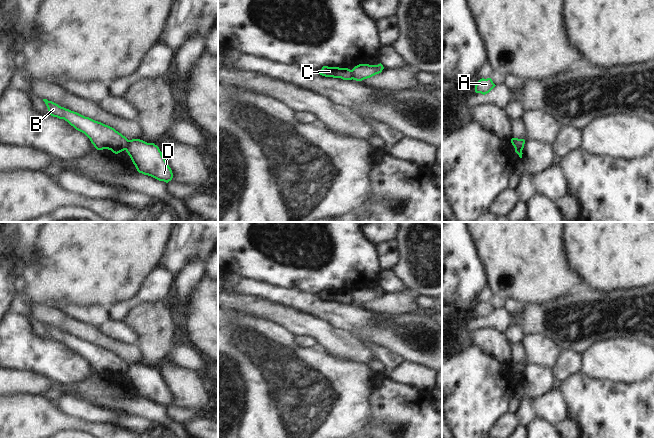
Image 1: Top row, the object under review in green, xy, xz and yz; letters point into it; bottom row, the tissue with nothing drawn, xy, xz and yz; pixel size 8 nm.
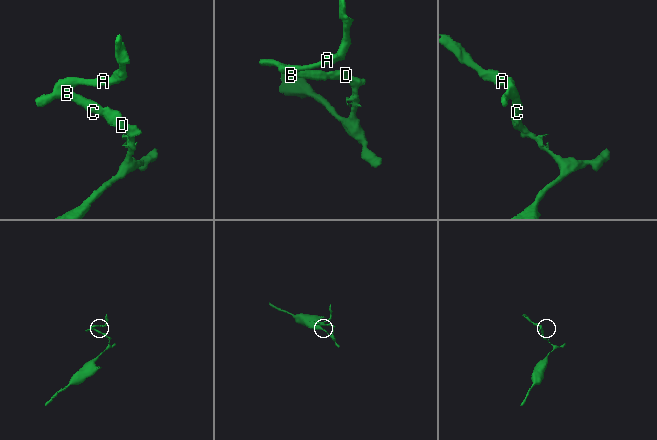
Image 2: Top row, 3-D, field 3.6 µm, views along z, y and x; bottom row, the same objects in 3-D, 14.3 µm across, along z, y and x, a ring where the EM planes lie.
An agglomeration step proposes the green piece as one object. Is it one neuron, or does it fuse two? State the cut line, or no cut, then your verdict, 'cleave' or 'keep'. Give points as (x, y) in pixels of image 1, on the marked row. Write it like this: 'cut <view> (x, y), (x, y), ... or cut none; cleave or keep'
cut xy (128, 140), (125, 149); cleave

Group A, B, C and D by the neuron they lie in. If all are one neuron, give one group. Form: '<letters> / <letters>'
A B C / D

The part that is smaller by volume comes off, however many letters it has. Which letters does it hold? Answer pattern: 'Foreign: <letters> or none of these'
Foreign: A, B, C

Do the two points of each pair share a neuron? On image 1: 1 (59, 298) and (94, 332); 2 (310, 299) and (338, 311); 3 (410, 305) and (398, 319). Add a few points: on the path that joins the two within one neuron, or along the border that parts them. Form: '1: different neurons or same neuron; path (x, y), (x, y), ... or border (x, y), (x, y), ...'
1: different neurons; border (34, 302), (45, 302), (57, 307)
2: same neuron; path (317, 306), (331, 311)
3: different neurons; border (418, 309), (412, 311), (381, 311)

